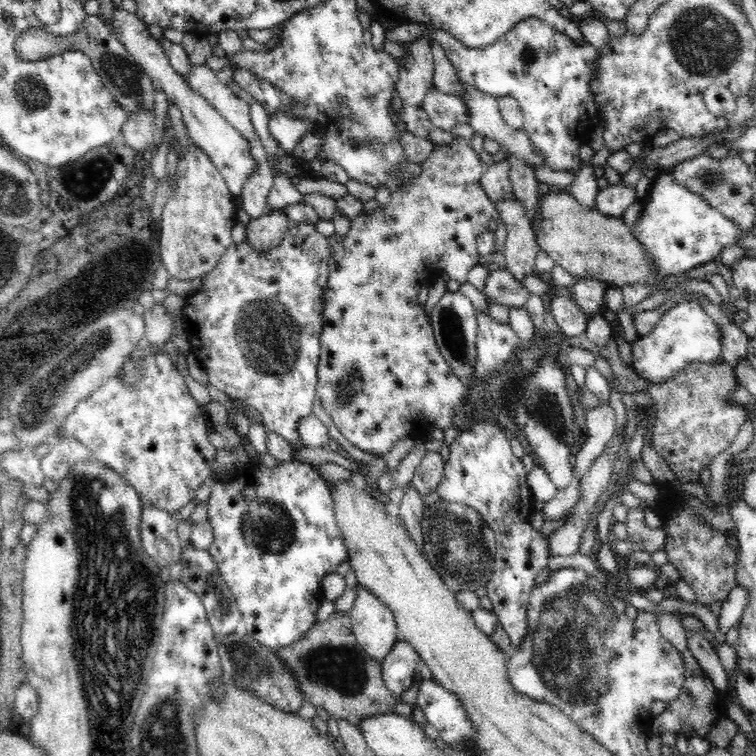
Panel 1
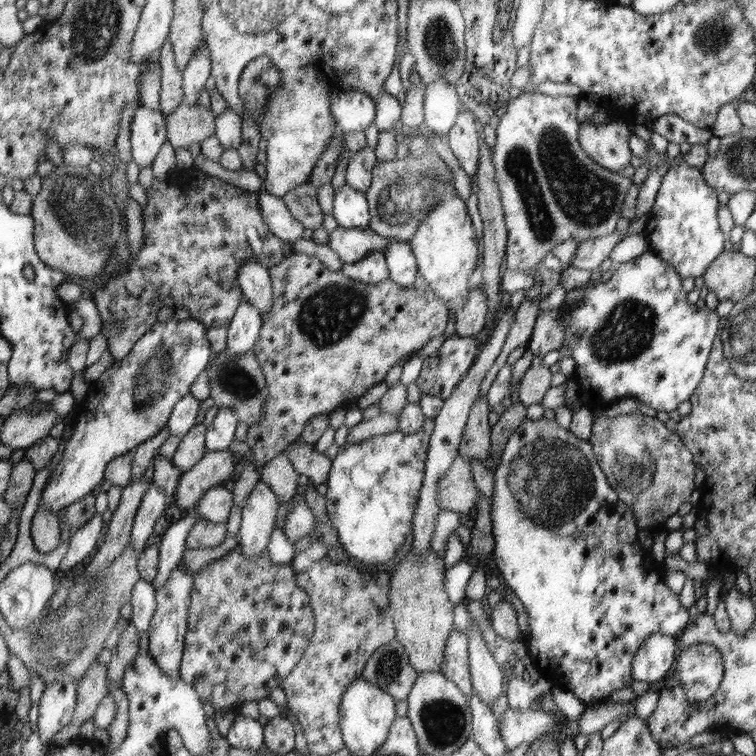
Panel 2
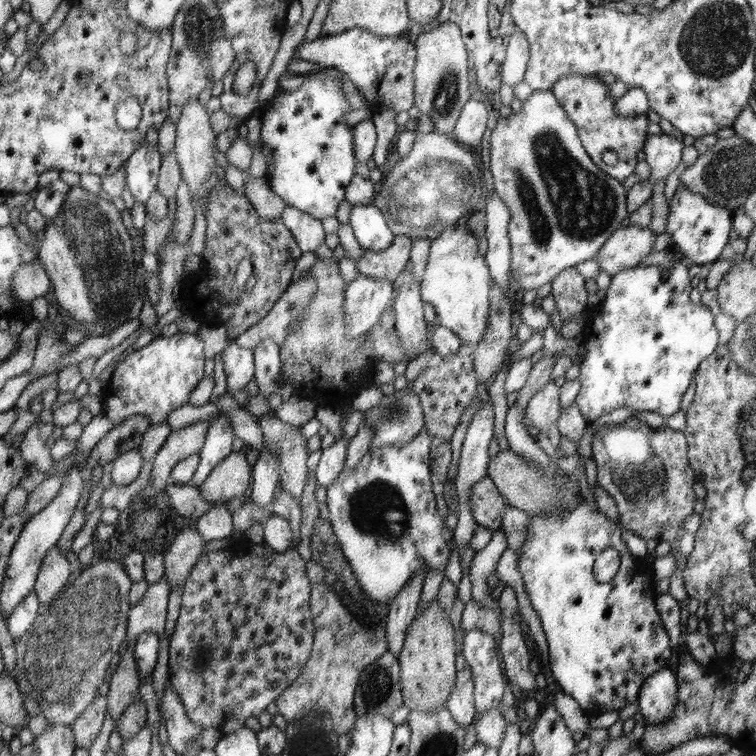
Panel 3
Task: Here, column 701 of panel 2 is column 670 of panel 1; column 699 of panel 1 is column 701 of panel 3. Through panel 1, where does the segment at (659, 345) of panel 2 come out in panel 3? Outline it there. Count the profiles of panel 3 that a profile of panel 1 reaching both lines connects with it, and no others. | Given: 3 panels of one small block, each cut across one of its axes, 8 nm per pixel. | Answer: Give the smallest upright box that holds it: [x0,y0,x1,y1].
[574,262,719,422]

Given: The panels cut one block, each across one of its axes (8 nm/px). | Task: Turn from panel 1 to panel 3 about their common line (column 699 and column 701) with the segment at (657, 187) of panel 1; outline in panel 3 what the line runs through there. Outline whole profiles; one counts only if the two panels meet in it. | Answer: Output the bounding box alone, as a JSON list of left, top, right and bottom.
[666,185,733,266]

